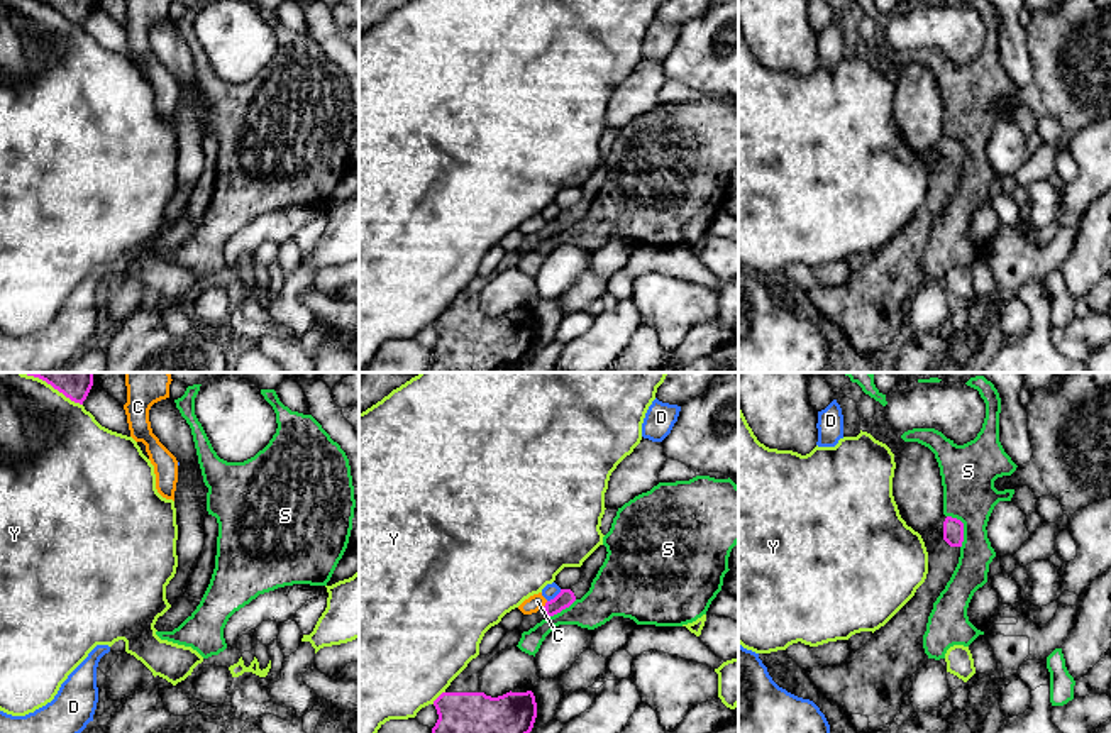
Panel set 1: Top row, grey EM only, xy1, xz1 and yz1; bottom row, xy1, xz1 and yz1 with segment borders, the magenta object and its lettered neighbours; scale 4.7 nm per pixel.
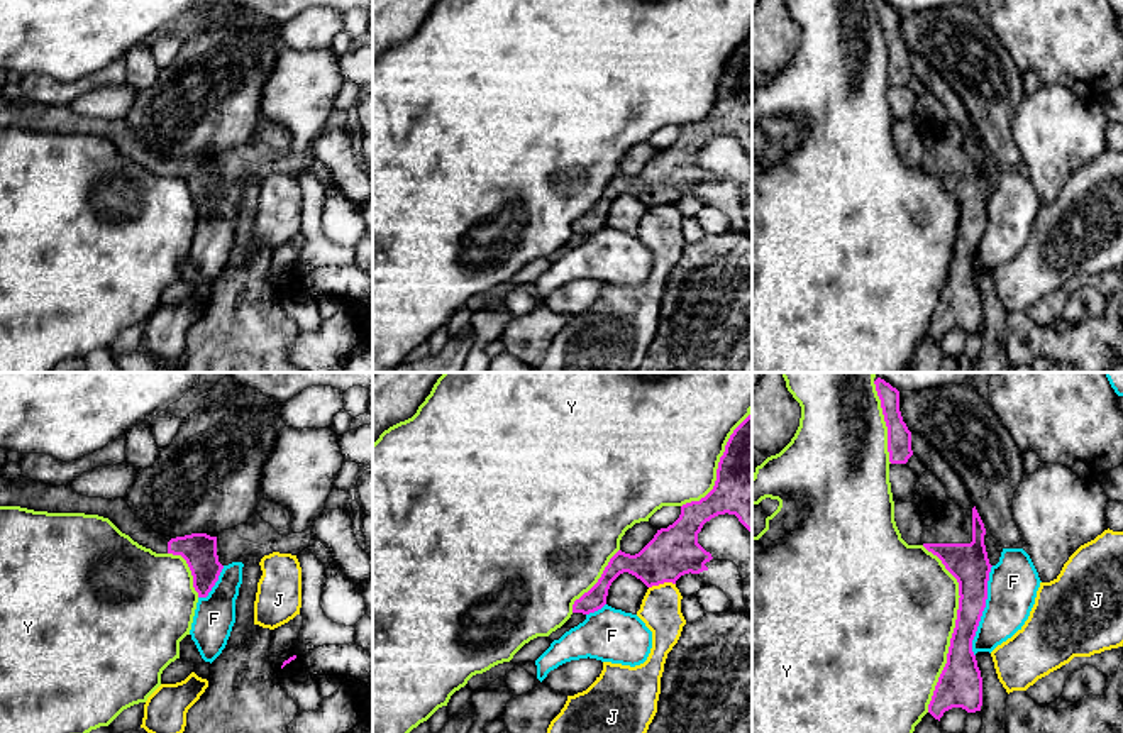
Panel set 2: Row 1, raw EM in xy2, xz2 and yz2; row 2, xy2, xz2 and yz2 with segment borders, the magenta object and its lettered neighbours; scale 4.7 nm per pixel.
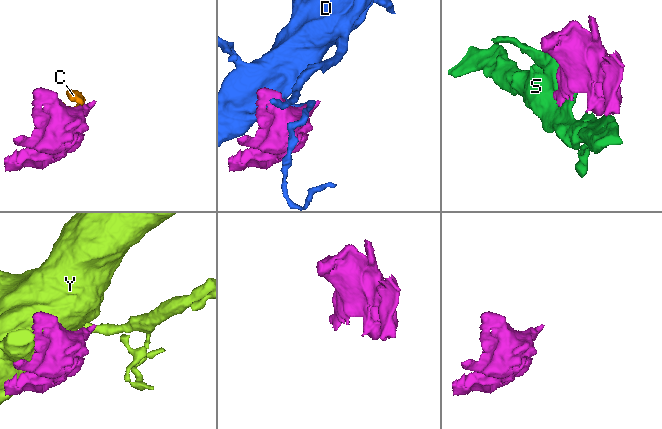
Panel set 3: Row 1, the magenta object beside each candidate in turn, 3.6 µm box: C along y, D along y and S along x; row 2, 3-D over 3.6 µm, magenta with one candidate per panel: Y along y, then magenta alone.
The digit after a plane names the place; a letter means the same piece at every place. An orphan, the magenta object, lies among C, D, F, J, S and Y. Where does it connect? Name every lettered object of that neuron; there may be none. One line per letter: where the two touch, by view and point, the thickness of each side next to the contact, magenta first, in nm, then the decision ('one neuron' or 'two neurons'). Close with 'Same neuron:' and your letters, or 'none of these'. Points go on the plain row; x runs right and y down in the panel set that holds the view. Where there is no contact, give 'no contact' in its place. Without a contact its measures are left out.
C: contact xz1 (546, 225); calibres 80 and 80 nm; two neurons
D: contact xz1 (556, 217); calibres 80 and 70 nm; two neurons
F: contact yz2 (983, 231); calibres 190 and 240 nm; two neurons
J: contact xz2 (661, 203); calibres 240 and 190 nm; two neurons
S: contact yz1 (962, 149); calibres 100 and 260 nm; two neurons
Y: contact yz2 (956, 248); calibres 190 and 480 nm; two neurons
Same neuron: none of these

